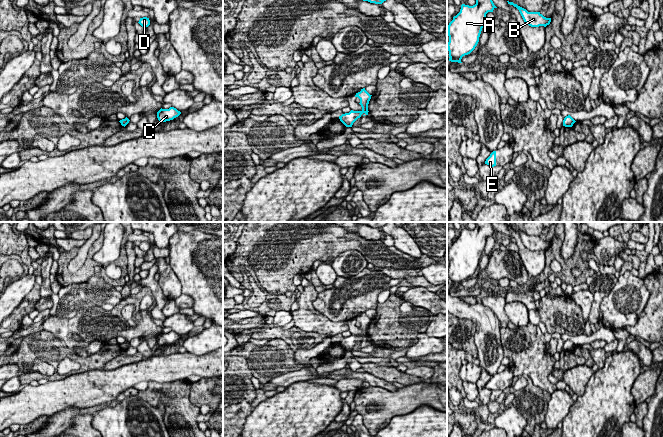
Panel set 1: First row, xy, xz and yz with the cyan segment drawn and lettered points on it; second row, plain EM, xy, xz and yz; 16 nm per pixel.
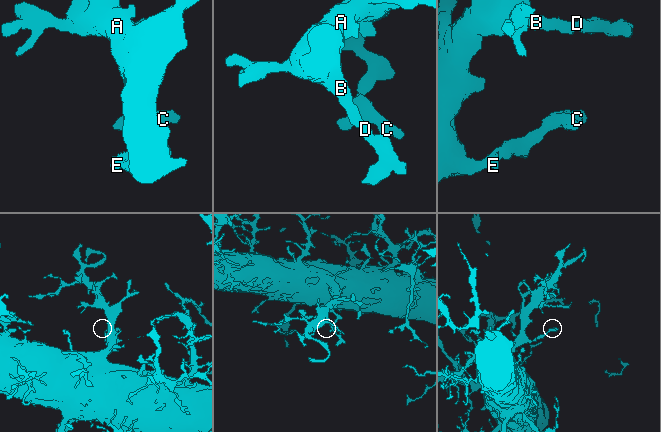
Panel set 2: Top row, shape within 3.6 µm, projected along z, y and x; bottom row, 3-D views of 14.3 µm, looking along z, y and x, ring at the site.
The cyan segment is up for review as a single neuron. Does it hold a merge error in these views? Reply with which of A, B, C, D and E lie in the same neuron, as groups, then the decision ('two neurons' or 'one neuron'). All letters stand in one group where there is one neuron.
A B C D E | one neuron

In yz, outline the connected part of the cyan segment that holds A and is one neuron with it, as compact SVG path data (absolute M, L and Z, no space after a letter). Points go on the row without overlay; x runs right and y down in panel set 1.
M476 222L473 230L461 229L460 236L448 249L449 285L462 287L462 281L475 273L486 246L486 238L495 232L492 222Z

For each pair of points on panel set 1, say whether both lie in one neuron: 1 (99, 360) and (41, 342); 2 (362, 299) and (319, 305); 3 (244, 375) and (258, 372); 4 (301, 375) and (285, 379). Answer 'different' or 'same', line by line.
1: same
2: same
3: different
4: same

